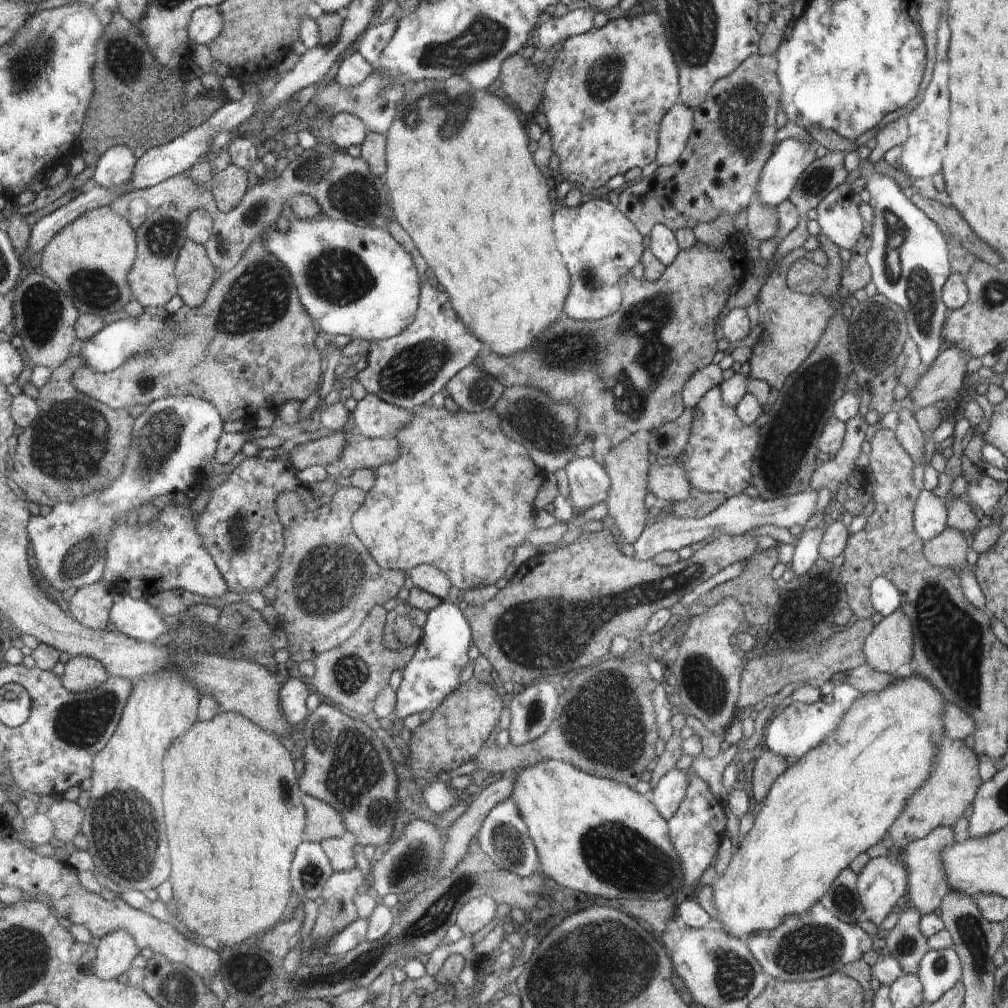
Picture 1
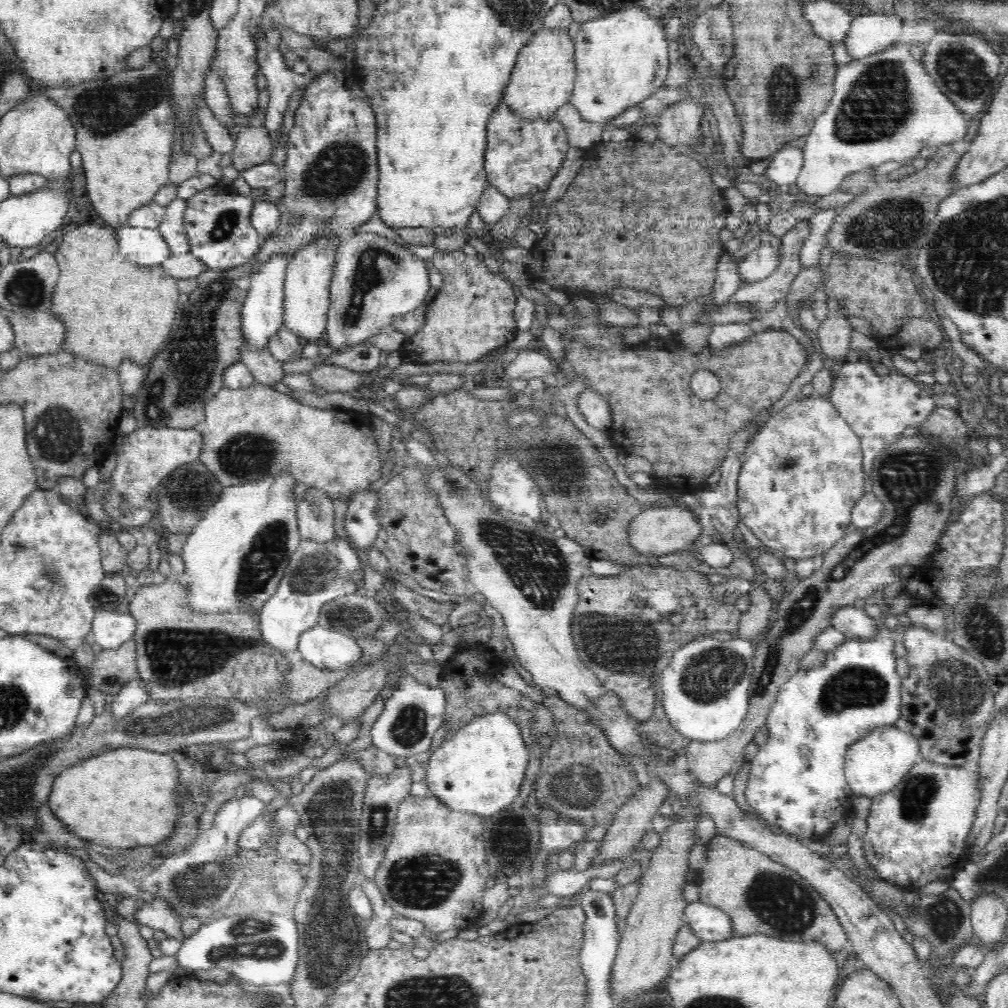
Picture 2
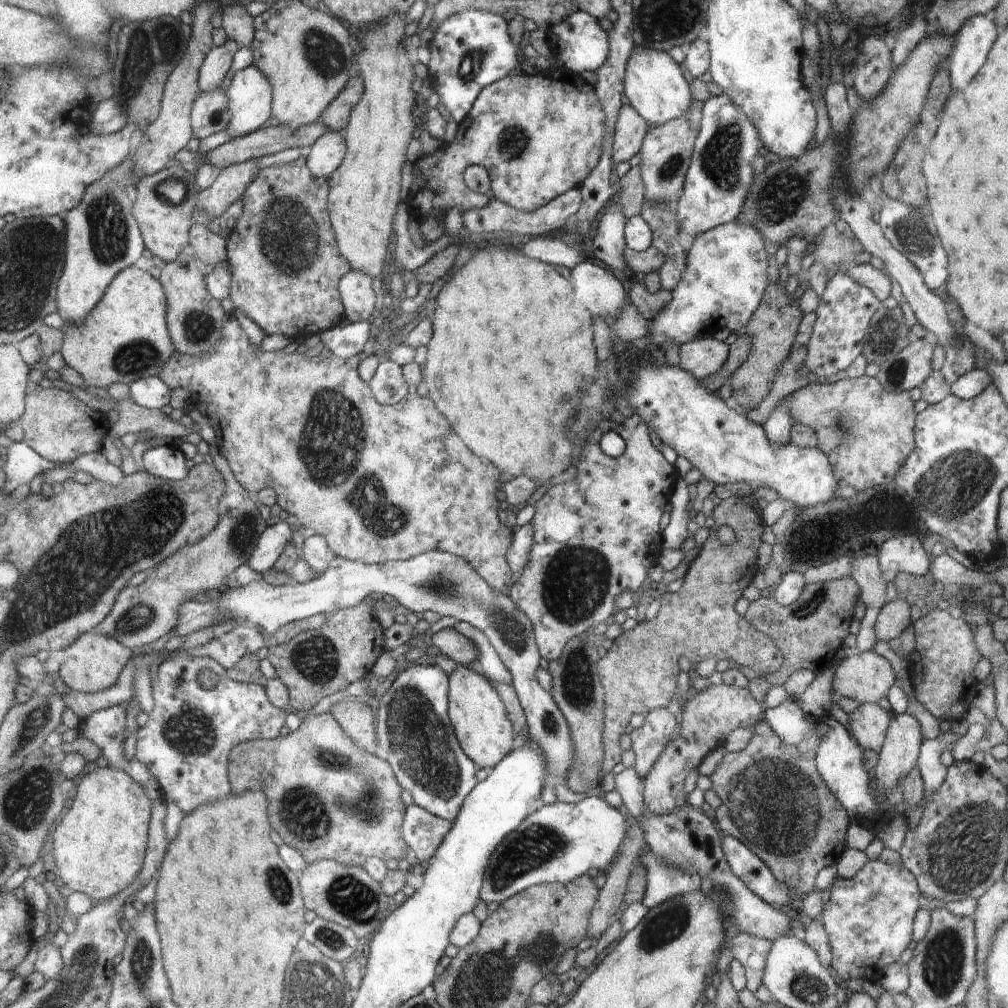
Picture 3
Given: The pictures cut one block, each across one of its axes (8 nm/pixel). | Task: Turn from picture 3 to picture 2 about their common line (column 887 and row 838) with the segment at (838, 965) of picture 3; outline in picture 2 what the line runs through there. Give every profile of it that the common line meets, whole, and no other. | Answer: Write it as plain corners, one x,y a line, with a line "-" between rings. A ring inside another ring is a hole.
920,758
894,788
873,796
869,815
865,819
867,830
862,850
880,880
902,890
918,890
928,882
937,880
950,883
956,873
970,861
970,847
966,838
972,830
976,808
980,804
980,788
982,783
976,765
944,766

